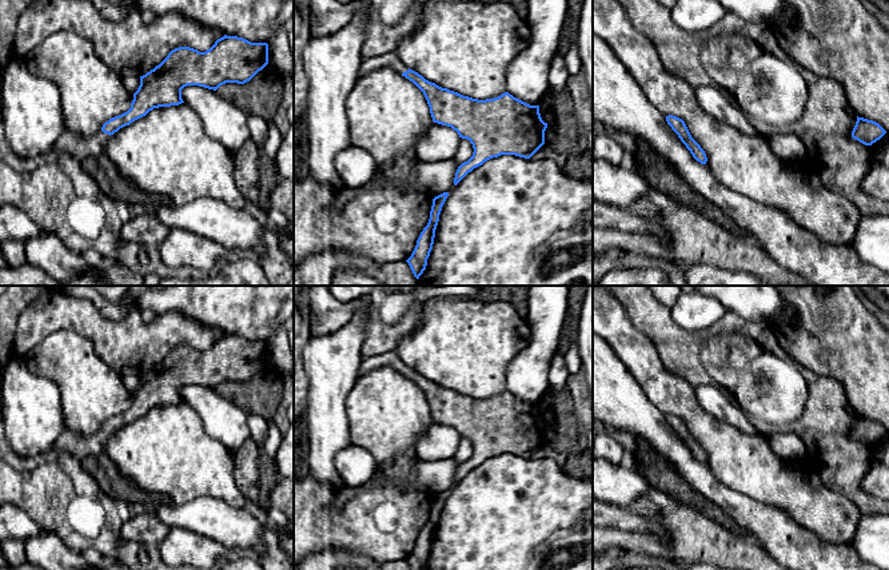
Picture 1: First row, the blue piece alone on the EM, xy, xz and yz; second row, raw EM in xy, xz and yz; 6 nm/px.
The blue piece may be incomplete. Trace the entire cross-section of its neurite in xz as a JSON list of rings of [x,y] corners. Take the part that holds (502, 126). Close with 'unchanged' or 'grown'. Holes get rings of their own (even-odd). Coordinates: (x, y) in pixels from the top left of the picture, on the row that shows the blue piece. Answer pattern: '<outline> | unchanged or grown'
[[[396,52],[364,59],[359,68],[359,77],[370,71],[383,67],[392,68],[395,72],[412,81],[423,92],[434,123],[451,127],[458,132],[459,137],[467,139],[473,144],[473,156],[467,162],[462,163],[455,172],[455,186],[469,172],[493,158],[498,158],[501,155],[515,155],[530,159],[545,144],[545,131],[547,128],[547,123],[545,123],[541,117],[539,105],[530,105],[514,97],[509,92],[486,100],[463,96],[426,80],[418,72],[410,69],[399,59]]] | grown

